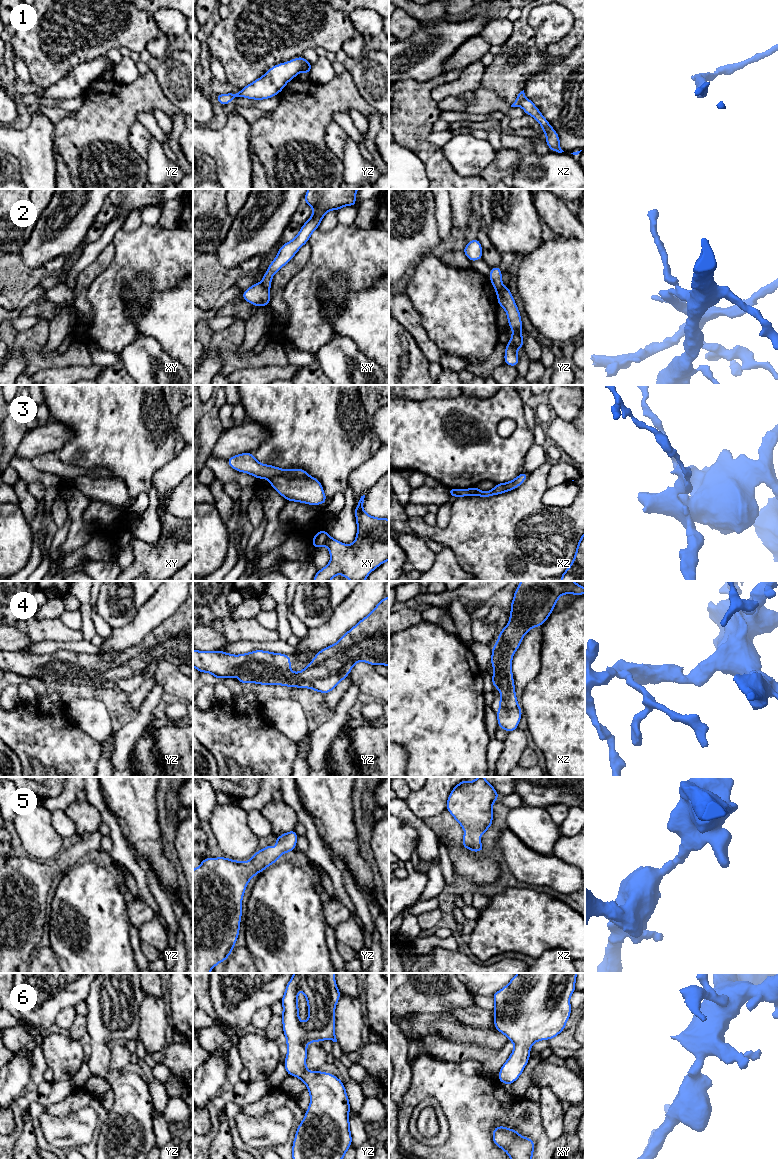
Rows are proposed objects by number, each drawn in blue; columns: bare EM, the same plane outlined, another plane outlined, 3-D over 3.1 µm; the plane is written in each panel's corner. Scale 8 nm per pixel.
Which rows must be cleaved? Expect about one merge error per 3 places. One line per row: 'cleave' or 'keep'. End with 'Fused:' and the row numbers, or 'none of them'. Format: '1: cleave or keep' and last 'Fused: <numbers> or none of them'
1: cleave
2: cleave
3: cleave
4: keep
5: keep
6: keep
Fused: 1, 2, 3

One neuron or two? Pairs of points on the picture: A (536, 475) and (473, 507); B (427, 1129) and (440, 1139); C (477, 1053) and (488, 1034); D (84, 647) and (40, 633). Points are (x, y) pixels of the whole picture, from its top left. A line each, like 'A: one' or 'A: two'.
A: one
B: two
C: two
D: two

